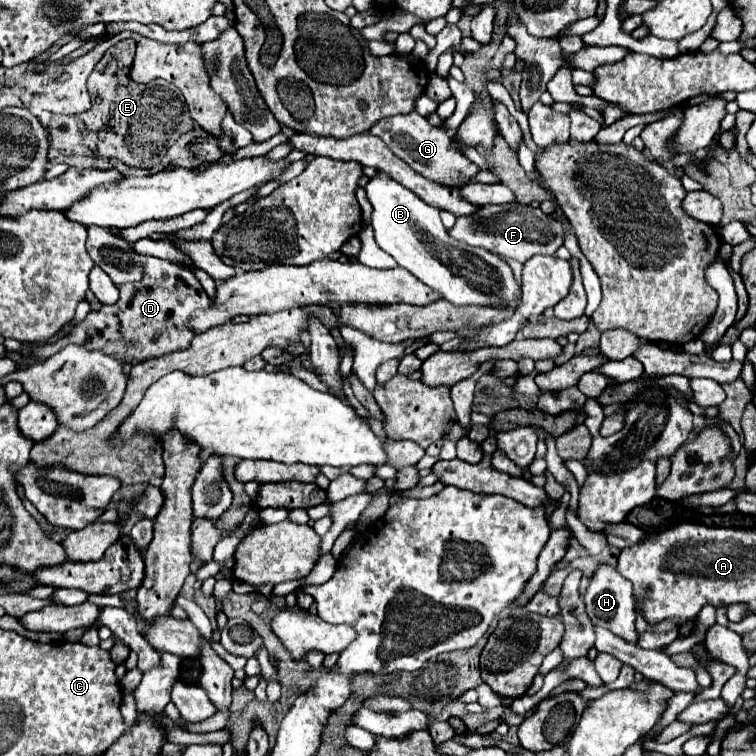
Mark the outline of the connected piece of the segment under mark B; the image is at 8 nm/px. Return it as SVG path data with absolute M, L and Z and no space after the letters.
M376 172L364 186L366 198L372 204L372 230L376 244L390 254L398 266L412 272L426 286L438 290L442 298L456 306L498 306L514 304L514 294L520 286L514 280L510 266L484 248L474 248L454 240L442 226L440 212L422 202L386 172Z

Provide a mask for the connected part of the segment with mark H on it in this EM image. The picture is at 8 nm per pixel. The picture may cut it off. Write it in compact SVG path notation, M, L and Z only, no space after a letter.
M602 564L594 576L592 582L584 594L584 604L586 604L586 614L590 616L594 626L602 626L620 638L624 638L630 644L638 642L638 632L634 630L636 626L636 610L634 610L634 596L632 596L632 582L622 578L614 566Z

